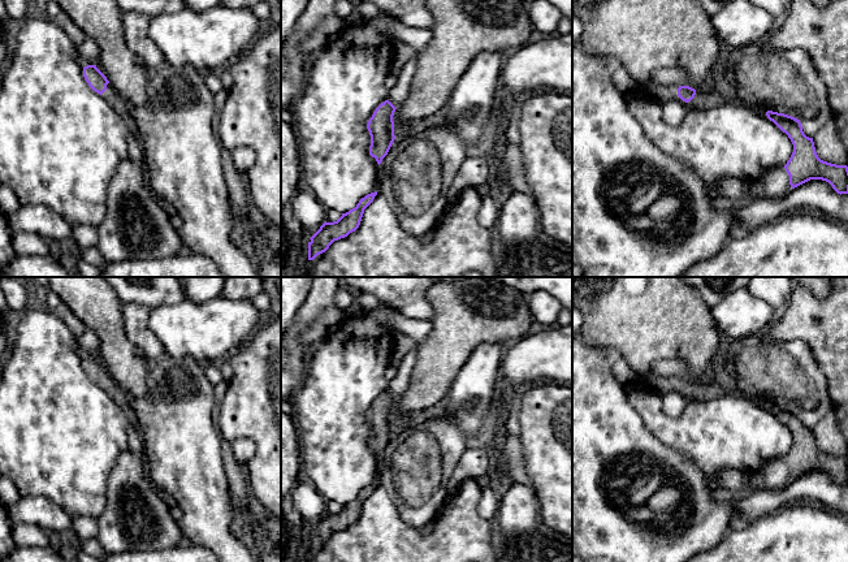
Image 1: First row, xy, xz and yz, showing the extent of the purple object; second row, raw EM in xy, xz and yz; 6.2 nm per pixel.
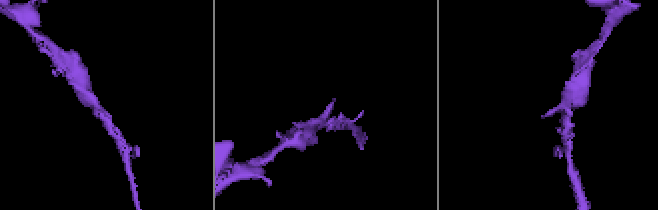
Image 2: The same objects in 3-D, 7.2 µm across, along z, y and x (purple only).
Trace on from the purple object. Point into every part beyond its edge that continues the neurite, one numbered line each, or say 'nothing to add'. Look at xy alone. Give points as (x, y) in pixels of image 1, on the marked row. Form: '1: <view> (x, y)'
1: xy (120, 104)

